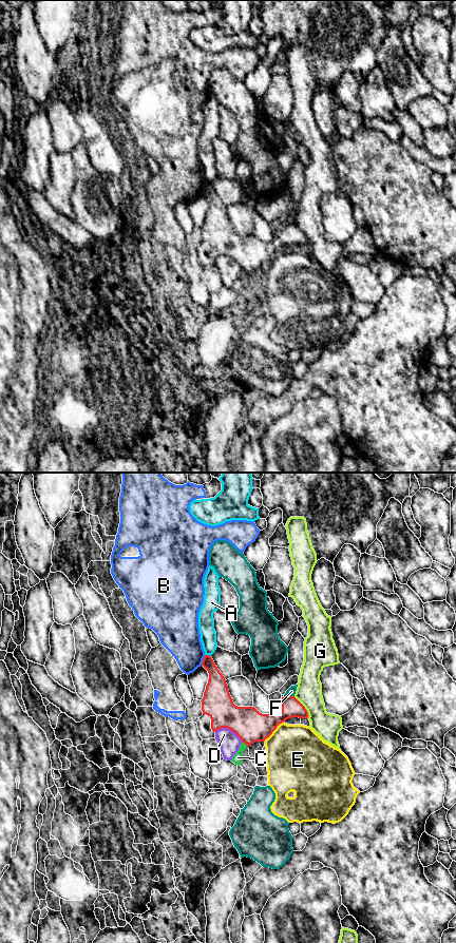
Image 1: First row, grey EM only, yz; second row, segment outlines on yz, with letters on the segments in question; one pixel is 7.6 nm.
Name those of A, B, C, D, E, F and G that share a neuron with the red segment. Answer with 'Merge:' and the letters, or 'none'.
Merge: none

